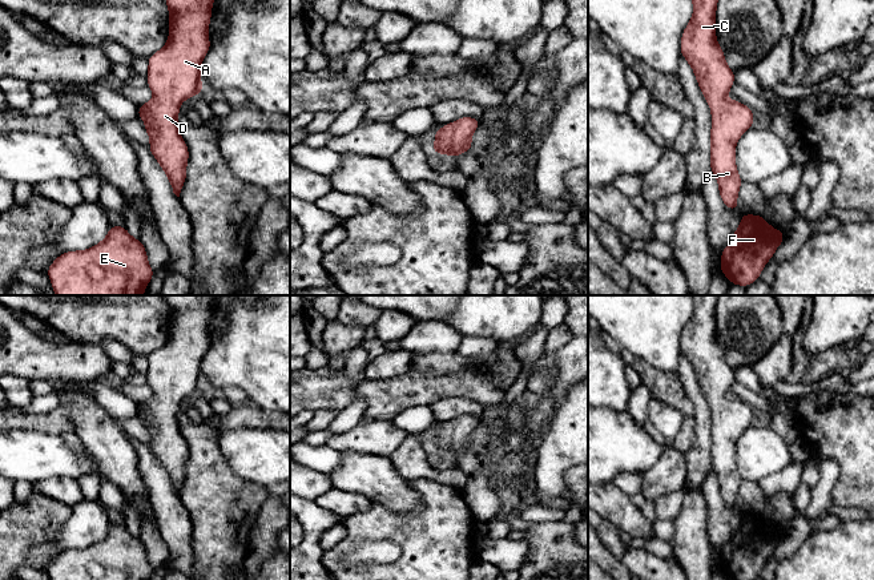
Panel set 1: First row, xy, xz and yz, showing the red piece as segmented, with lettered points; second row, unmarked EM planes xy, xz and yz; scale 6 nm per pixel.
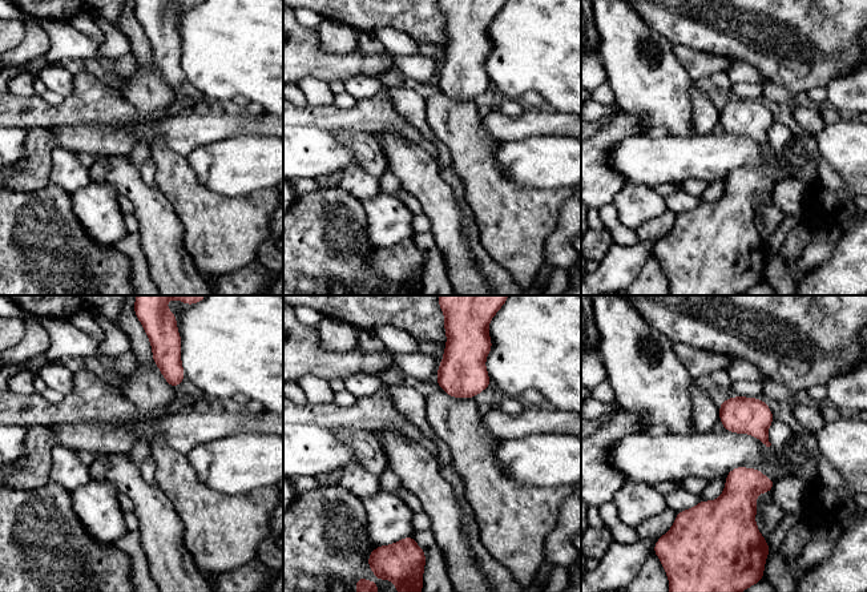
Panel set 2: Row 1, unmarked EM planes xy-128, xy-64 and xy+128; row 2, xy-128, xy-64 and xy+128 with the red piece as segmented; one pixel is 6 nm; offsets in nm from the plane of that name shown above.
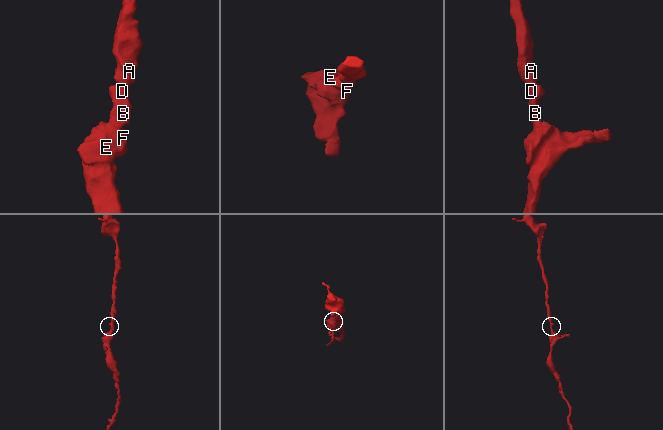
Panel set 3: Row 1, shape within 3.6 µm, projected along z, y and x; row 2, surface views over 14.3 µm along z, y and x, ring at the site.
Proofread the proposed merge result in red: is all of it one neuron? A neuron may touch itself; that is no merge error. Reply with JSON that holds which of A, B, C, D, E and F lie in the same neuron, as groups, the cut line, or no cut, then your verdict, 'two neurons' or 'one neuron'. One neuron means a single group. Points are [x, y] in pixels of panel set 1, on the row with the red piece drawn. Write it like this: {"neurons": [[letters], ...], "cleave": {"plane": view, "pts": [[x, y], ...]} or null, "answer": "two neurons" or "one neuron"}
{"neurons": [["A", "B", "C", "D", "E", "F"]], "cleave": null, "answer": "one neuron"}

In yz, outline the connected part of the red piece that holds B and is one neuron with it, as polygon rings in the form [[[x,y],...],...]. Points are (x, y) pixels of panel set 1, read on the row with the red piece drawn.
[[[692,0],[693,16],[681,37],[681,55],[693,68],[698,86],[710,105],[710,170],[716,174],[722,202],[728,209],[738,210],[737,196],[741,178],[736,166],[736,144],[740,137],[753,125],[753,110],[737,100],[726,100],[734,84],[734,72],[725,63],[725,55],[716,39],[716,8],[718,0]]]

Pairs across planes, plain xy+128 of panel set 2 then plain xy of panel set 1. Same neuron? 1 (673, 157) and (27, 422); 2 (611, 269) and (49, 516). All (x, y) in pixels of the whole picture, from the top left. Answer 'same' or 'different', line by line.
1: different
2: different

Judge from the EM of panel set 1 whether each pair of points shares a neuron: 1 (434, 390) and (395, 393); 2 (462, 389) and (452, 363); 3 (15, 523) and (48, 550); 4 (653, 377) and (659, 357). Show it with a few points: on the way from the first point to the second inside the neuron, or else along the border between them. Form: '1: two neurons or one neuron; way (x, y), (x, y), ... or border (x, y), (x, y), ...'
1: one neuron; way (425, 390), (405, 391)
2: two neurons; border (487, 369), (467, 369), (440, 375), (425, 373)
3: two neurons; border (65, 523), (53, 540), (29, 551), (25, 564)
4: two neurons; border (636, 357), (664, 371), (676, 373)

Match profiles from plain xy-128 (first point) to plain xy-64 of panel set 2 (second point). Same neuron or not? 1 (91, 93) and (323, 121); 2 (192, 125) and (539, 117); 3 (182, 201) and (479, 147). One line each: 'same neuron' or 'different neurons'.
1: same neuron
2: same neuron
3: same neuron

